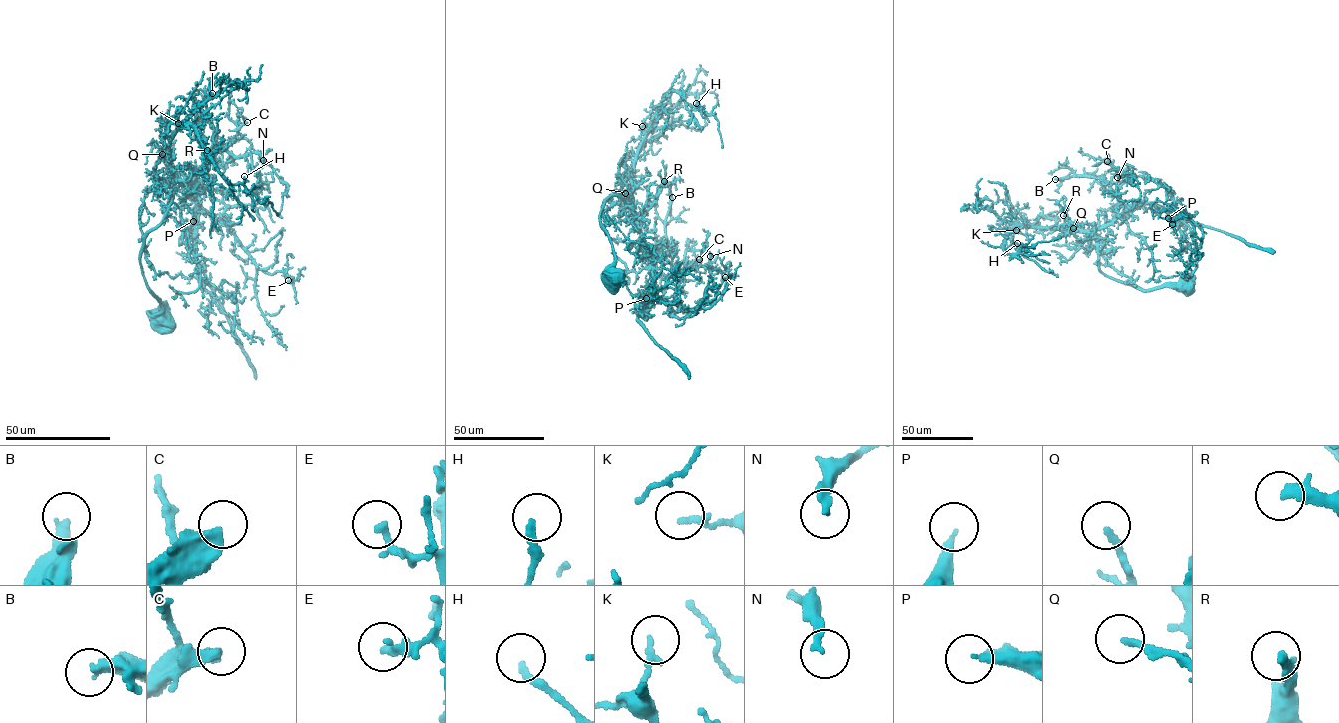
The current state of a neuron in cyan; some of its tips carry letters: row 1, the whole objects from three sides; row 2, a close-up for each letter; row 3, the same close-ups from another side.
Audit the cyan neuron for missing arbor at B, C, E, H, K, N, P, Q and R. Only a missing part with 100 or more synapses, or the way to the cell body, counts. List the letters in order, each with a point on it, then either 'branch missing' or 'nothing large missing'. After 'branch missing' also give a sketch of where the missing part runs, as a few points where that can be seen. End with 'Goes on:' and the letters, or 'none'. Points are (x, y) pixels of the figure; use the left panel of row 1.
B: at (212, 93); branch missing; missing branch runs (212, 93), (220, 88), (247, 92), (253, 101)
C: at (247, 122); branch missing; missing branch runs (247, 122), (267, 123), (274, 129), (281, 143), (277, 154)
E: at (288, 280); nothing large missing
H: at (244, 176); nothing large missing
K: at (178, 123); nothing large missing
N: at (263, 160); nothing large missing
P: at (193, 221); branch missing; missing branch runs (193, 221), (171, 211)
Q: at (162, 154); nothing large missing
R: at (207, 150); nothing large missing
Goes on: B, C, P

